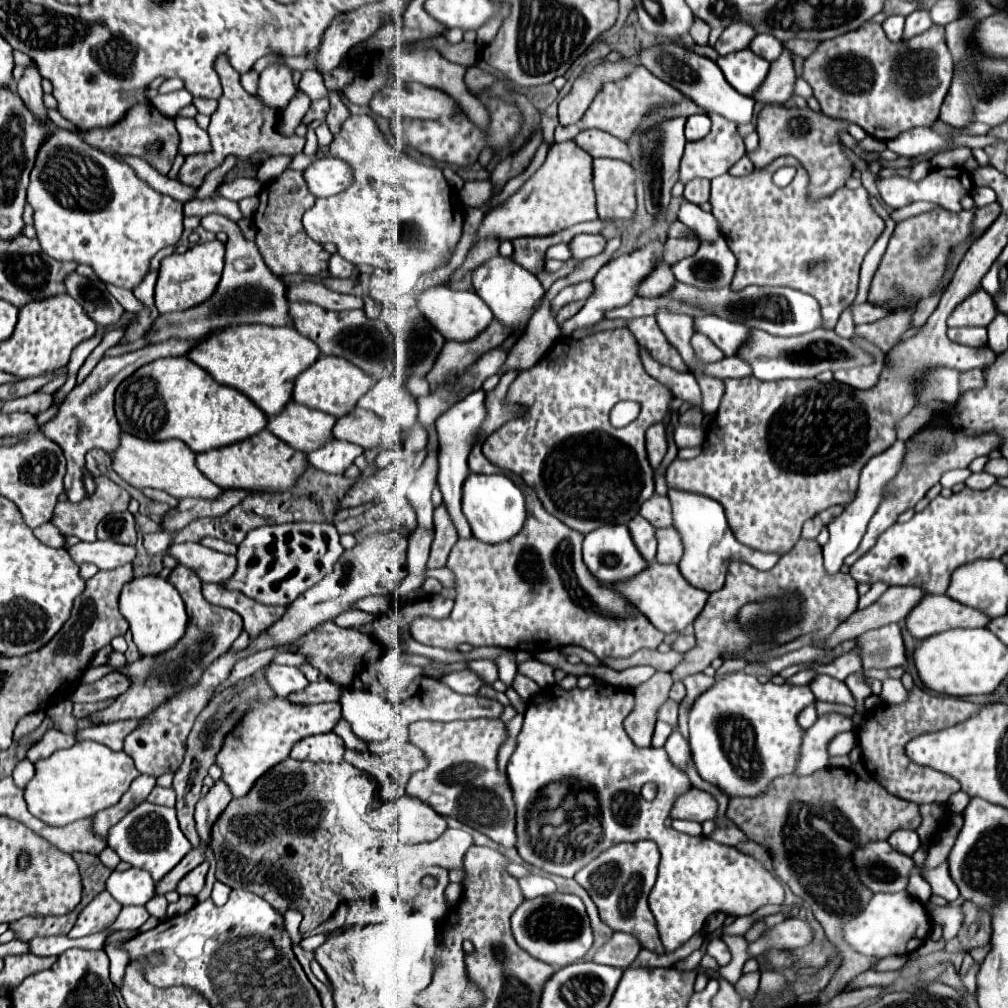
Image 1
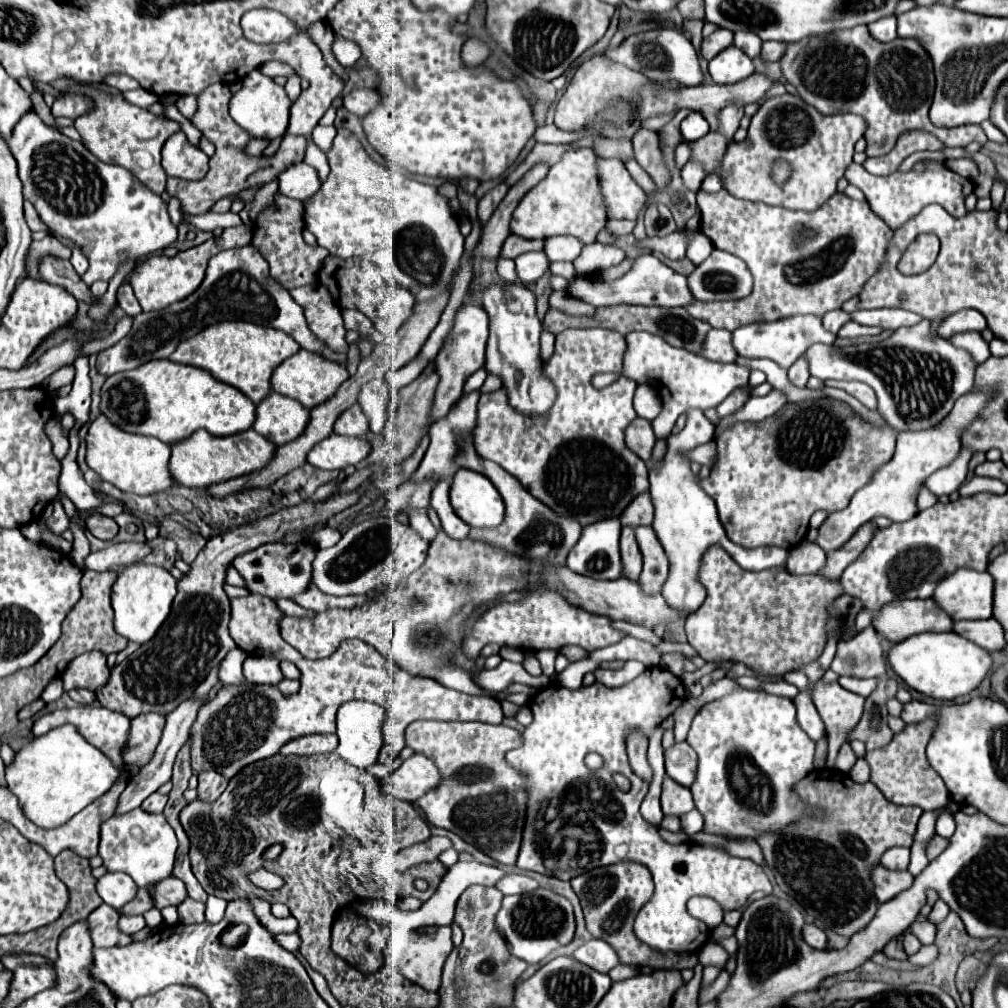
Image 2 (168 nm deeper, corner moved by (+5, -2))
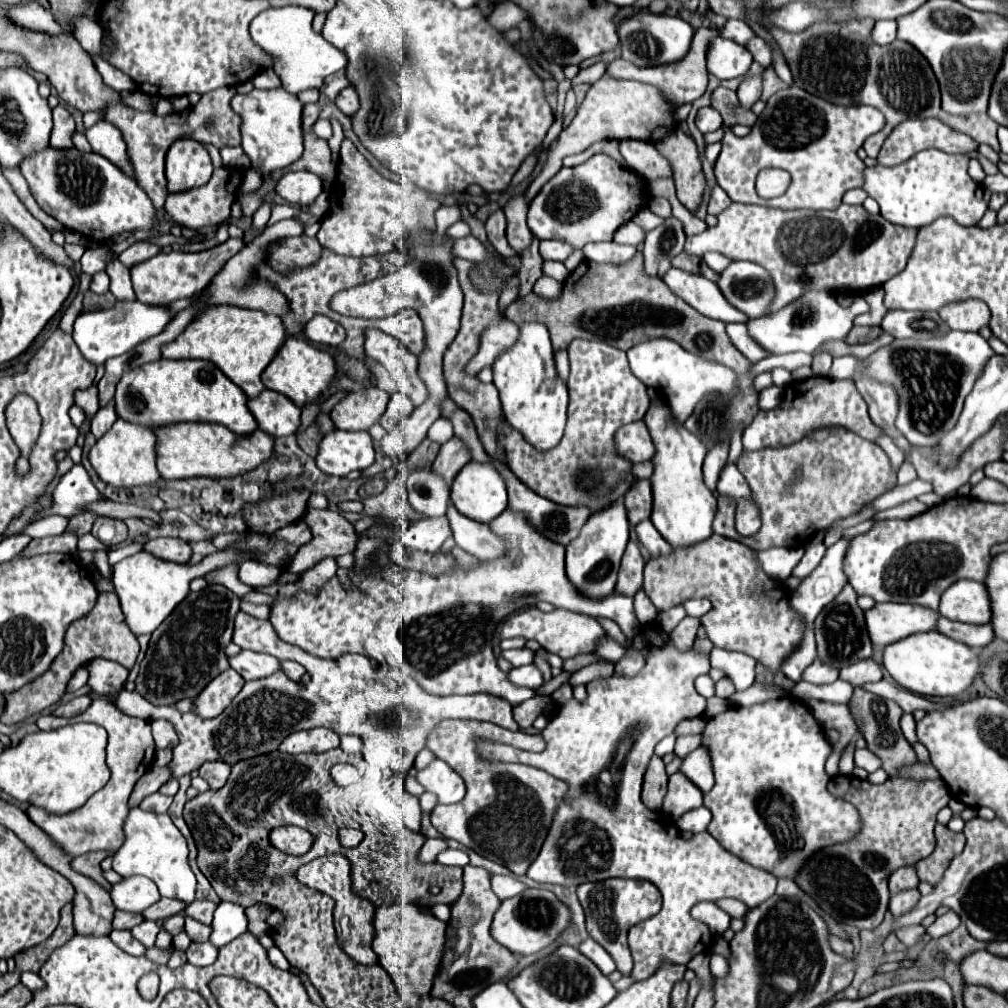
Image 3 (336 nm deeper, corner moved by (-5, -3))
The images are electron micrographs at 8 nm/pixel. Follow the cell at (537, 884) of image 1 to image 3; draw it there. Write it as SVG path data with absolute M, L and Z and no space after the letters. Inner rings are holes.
M493 875L491 887L493 887L493 891L497 893L499 899L515 897L515 895L519 895L527 889L527 885L523 881L519 881L517 877L505 877L505 875Z

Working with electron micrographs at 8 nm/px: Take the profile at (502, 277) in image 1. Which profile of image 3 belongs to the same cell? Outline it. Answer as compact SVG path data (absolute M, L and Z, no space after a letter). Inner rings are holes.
M527 321L519 325L519 339L493 363L493 383L501 393L507 421L519 429L533 447L549 451L561 441L569 395L565 381L557 375L549 331L543 323Z

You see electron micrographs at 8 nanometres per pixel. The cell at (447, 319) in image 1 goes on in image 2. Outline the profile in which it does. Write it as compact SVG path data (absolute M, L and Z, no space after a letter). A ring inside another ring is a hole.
M463 304L457 310L455 324L453 324L453 328L451 328L443 348L439 350L439 354L435 358L435 368L439 370L439 390L435 390L435 406L431 410L431 422L443 418L443 414L447 414L447 410L451 410L451 406L461 396L465 380L473 372L483 368L487 338L489 338L489 318L487 318L487 312L483 308L479 308L479 306Z

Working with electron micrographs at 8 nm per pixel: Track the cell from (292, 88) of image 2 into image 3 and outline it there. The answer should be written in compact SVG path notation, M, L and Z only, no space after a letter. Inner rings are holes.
M281 7L281 9L265 9L251 21L251 37L263 47L263 51L275 55L273 71L281 77L283 89L289 93L299 93L311 87L321 87L325 77L347 67L349 59L343 51L333 47L323 35L311 29L313 11L305 7Z

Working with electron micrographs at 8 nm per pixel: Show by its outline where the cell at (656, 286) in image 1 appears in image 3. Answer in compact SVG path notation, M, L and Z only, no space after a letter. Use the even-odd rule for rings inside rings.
M671 267L663 275L663 281L677 297L681 297L687 305L697 309L705 317L713 317L723 323L747 321L747 315L735 309L733 305L729 305L727 299L721 295L719 287L713 281L705 279L703 275L695 275Z

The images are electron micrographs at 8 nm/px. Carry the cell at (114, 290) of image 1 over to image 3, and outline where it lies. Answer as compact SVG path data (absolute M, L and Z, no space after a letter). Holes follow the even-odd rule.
M107 273L93 275L93 281L91 281L89 289L95 291L95 293L107 293L109 291L109 275Z

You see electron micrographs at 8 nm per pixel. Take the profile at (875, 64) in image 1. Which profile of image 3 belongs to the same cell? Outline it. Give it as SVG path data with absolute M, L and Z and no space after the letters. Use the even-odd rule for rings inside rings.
M863 19L857 23L817 23L813 27L809 27L809 31L803 31L801 35L785 35L785 31L771 31L771 35L775 37L775 41L779 43L779 47L783 49L783 55L787 59L787 65L793 73L793 81L797 87L809 91L815 97L821 97L833 105L871 105L875 109L879 109L887 123L885 127L871 135L865 143L863 149L867 151L869 157L877 157L879 149L883 145L883 141L889 137L889 133L907 119L913 117L935 117L939 121L943 121L945 125L949 125L951 129L969 135L971 139L975 139L977 143L987 143L991 145L995 151L999 151L999 141L997 141L997 123L993 123L993 119L989 119L987 115L971 115L971 117L955 117L955 115L947 115L941 109L941 101L939 101L939 83L935 79L935 73L929 65L929 61L915 49L911 47L911 43L907 41L893 41L887 47L881 47L877 43L871 41L871 29L873 29L873 21L871 19Z

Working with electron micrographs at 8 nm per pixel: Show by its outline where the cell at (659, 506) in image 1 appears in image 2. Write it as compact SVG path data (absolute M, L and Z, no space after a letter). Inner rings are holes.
M643 492L639 498L635 498L631 502L631 506L627 506L627 510L623 510L623 514L619 516L623 526L651 526L653 522L653 504L651 504L651 496L649 492Z

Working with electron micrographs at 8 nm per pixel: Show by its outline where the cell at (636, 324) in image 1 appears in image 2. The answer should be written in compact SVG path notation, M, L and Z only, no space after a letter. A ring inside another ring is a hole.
M631 332L625 336L627 350L623 360L623 376L635 380L637 384L649 384L657 390L663 400L661 414L651 422L657 438L665 438L671 434L677 418L687 410L717 408L735 388L741 388L749 380L749 368L739 364L723 364L711 362L705 358L697 358L697 354L687 352L683 348L675 348L667 344L663 338L649 332Z

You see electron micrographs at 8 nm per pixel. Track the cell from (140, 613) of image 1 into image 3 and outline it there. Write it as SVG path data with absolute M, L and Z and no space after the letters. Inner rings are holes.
M233 549L216 551L205 557L197 565L181 565L171 561L161 561L149 555L147 551L139 551L113 567L113 585L121 601L121 609L125 613L125 623L135 635L151 635L169 613L187 597L189 581L195 577L203 577L207 571L229 564L240 565L243 561L255 557L255 553L240 552Z

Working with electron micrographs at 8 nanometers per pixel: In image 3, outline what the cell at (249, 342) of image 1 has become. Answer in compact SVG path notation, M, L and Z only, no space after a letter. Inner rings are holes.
M217 307L217 311L205 311L201 319L193 321L193 327L189 327L185 335L179 335L173 343L165 345L163 357L211 361L237 387L241 387L249 399L255 399L265 389L261 373L275 359L285 339L285 325L279 317L265 315L261 311L241 311L239 307Z

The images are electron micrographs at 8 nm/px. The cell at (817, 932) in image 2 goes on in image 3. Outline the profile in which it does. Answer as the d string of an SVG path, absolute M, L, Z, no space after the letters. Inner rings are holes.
M829 935L829 945L835 953L841 953L845 957L853 957L853 945L847 941L847 939L841 939L841 937L835 937L835 935Z

